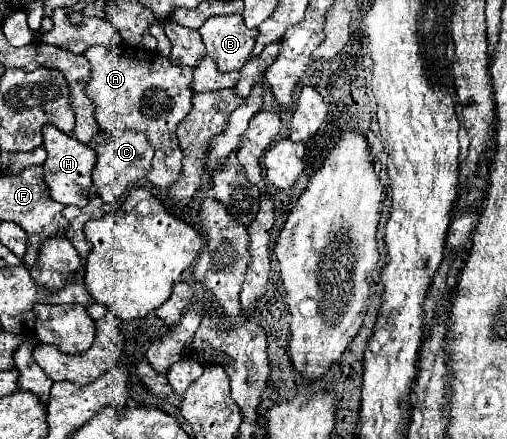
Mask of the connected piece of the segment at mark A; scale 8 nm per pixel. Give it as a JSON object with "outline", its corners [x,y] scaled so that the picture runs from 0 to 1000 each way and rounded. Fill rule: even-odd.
{"outline":[[[183,103],[168,116],[179,148],[179,180],[168,198],[168,216],[187,235],[187,271],[199,294],[258,294],[286,298],[294,330],[306,344],[294,390],[294,417],[325,435],[357,399],[361,349],[353,339],[345,294],[365,269],[377,235],[381,207],[373,203],[381,180],[381,153],[341,148],[329,130],[310,125],[306,116],[286,116],[274,107],[203,107]]]}

